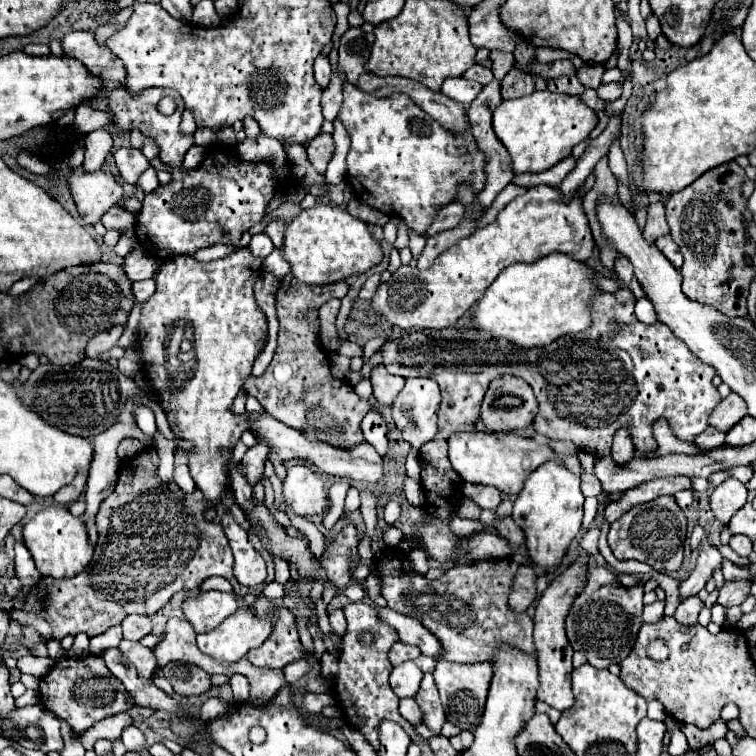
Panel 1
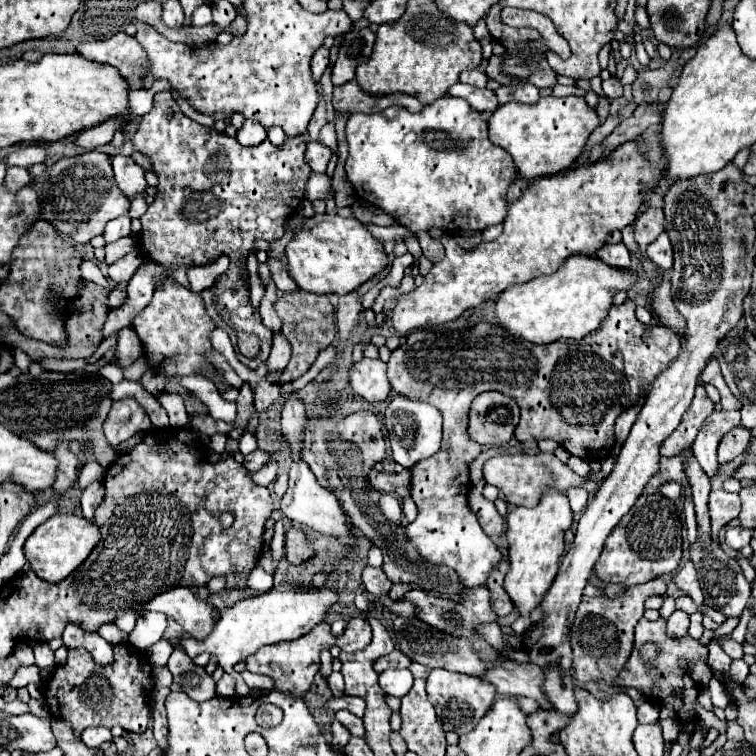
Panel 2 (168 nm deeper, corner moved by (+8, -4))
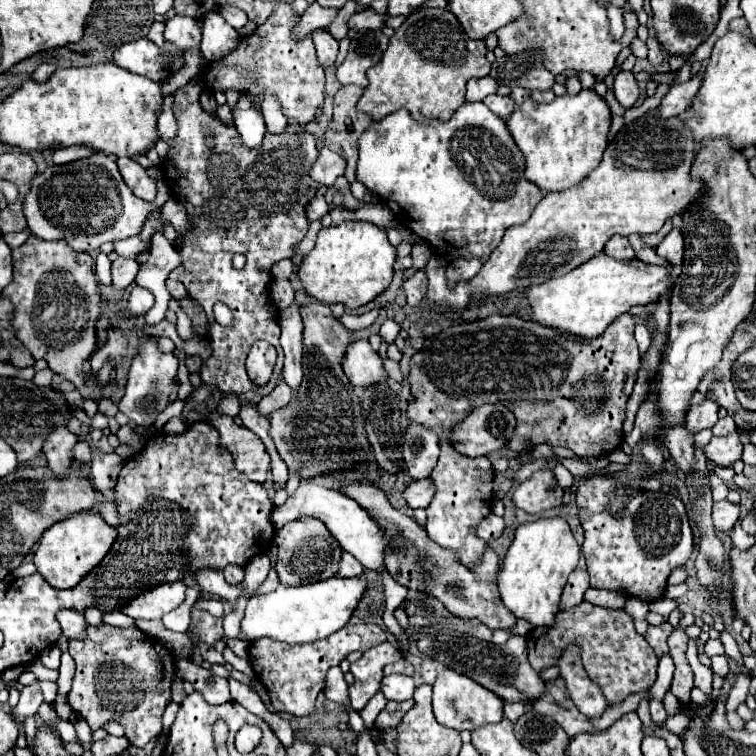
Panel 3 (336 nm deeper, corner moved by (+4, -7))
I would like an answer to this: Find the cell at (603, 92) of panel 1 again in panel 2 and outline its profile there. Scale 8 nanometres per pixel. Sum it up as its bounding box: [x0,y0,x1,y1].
[603,78,623,100]

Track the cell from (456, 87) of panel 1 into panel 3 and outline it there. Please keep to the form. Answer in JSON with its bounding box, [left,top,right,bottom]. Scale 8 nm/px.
[483,95,515,119]

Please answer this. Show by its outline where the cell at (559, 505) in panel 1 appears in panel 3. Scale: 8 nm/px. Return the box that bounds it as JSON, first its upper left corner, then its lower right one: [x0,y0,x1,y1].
[497,517,581,627]

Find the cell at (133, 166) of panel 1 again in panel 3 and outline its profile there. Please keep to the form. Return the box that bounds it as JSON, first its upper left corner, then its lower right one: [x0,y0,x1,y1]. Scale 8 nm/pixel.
[117,157,157,201]

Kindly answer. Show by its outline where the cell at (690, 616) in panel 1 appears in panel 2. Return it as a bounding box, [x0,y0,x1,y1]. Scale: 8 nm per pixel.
[667,610,689,638]

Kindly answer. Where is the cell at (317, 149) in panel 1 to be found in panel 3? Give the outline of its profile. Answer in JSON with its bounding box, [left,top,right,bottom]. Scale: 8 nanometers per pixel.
[311,147,345,187]

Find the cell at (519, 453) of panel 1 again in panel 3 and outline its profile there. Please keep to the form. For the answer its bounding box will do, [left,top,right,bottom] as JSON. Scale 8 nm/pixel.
[513,469,563,515]

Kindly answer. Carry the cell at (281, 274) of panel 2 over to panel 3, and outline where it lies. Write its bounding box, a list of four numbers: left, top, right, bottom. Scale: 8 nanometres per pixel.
[269,303,371,481]

